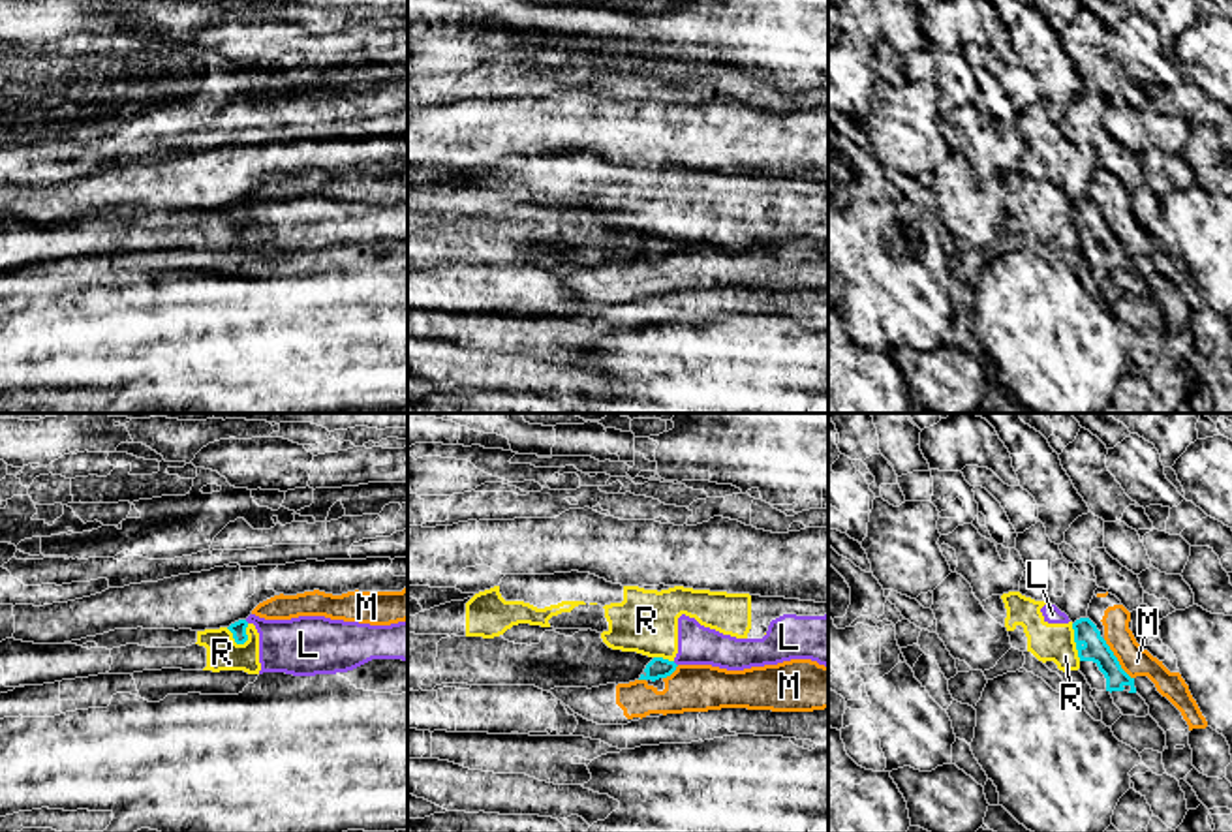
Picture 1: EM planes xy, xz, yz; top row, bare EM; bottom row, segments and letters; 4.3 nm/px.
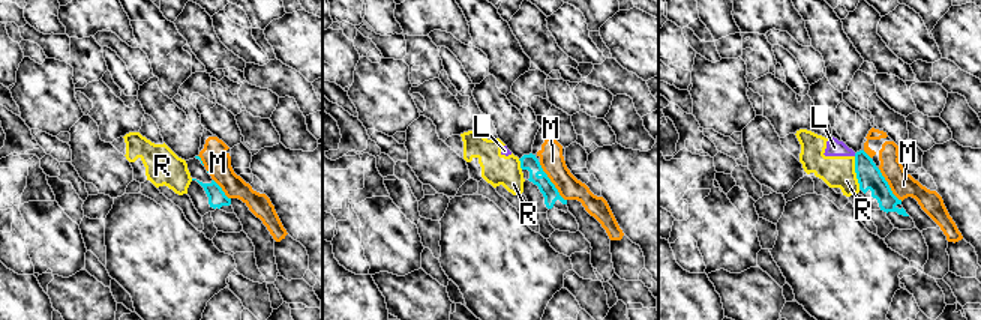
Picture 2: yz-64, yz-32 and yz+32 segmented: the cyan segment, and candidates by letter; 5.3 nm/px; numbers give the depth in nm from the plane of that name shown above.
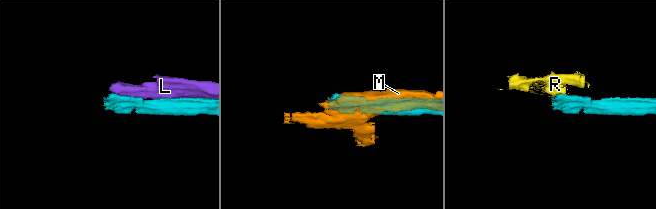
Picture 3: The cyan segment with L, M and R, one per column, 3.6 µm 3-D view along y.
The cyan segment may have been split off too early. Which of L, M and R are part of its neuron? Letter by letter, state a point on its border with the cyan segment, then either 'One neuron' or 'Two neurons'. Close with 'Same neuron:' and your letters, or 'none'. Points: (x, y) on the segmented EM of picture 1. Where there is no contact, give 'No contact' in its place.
L: Touches cyan at xz (675, 663). Two neurons
M: Touches cyan at yz (1116, 660). Two neurons
R: Touches cyan at xy (235, 641). Two neurons
Same neuron: none

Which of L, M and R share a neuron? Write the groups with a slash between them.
L R / M

